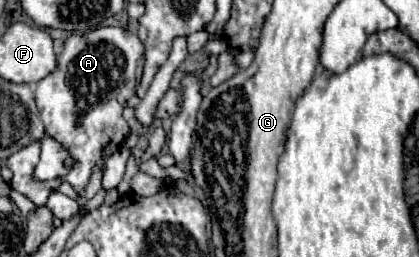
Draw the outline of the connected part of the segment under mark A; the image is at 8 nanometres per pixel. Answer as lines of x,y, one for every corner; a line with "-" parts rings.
108,26
108,28
98,28
84,36
72,34
64,44
64,52
58,56
56,70
36,84
36,90
34,90
36,106
40,110
40,120
44,122
46,134
66,144
72,156
78,160
76,168
72,168
64,180
70,182
80,196
84,196
86,192
86,186
92,176
92,168
96,166
102,168
106,158
120,150
120,146
124,144
130,132
126,120
122,118
122,110
126,100
130,100
136,94
136,64
142,56
144,56
142,40
124,28

